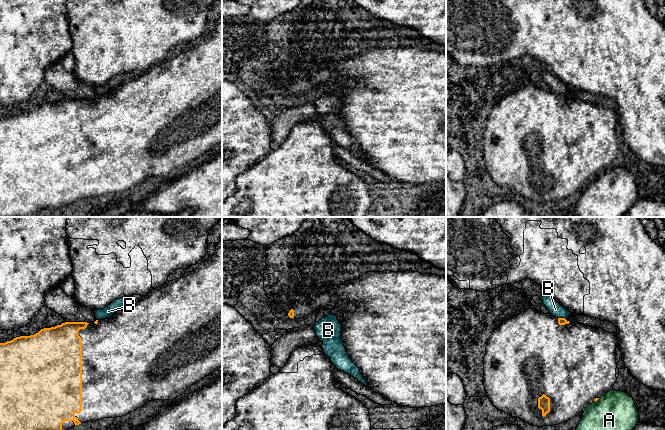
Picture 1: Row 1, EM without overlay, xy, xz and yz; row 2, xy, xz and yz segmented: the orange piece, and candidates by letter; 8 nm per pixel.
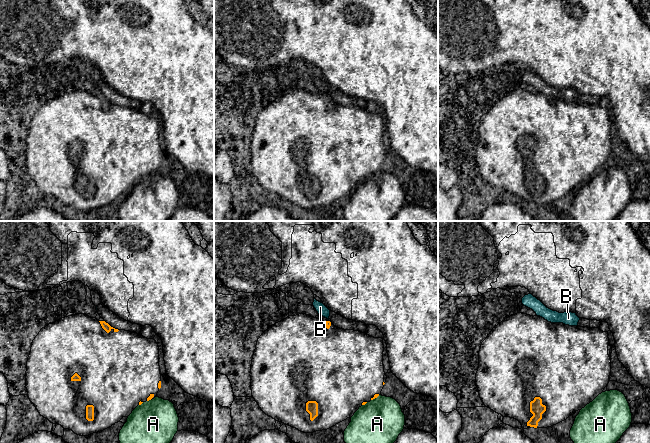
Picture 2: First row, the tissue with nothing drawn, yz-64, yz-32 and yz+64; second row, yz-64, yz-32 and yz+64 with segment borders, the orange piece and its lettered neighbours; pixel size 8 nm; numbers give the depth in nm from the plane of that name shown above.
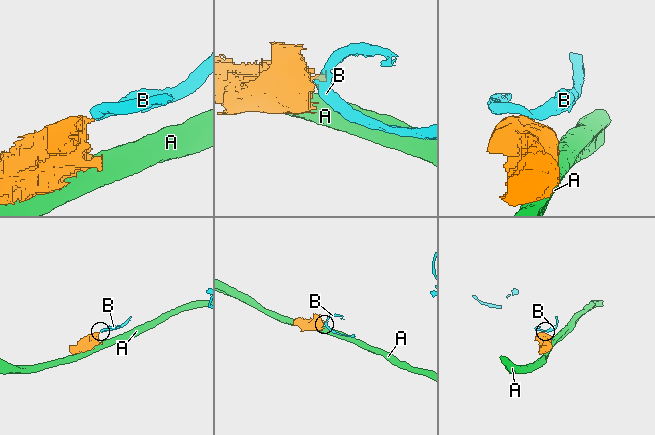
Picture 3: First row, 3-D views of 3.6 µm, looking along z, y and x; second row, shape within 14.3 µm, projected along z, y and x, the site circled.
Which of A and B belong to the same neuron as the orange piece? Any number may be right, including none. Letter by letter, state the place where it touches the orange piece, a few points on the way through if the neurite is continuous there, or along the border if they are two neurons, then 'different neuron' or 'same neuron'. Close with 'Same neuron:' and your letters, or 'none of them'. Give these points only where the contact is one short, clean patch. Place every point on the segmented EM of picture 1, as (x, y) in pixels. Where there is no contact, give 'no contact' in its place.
A: yz (596, 400) | different neuron
B: yz (562, 318) | along yz (558, 317), (565, 319) | different neuron
Same neuron: none of them

